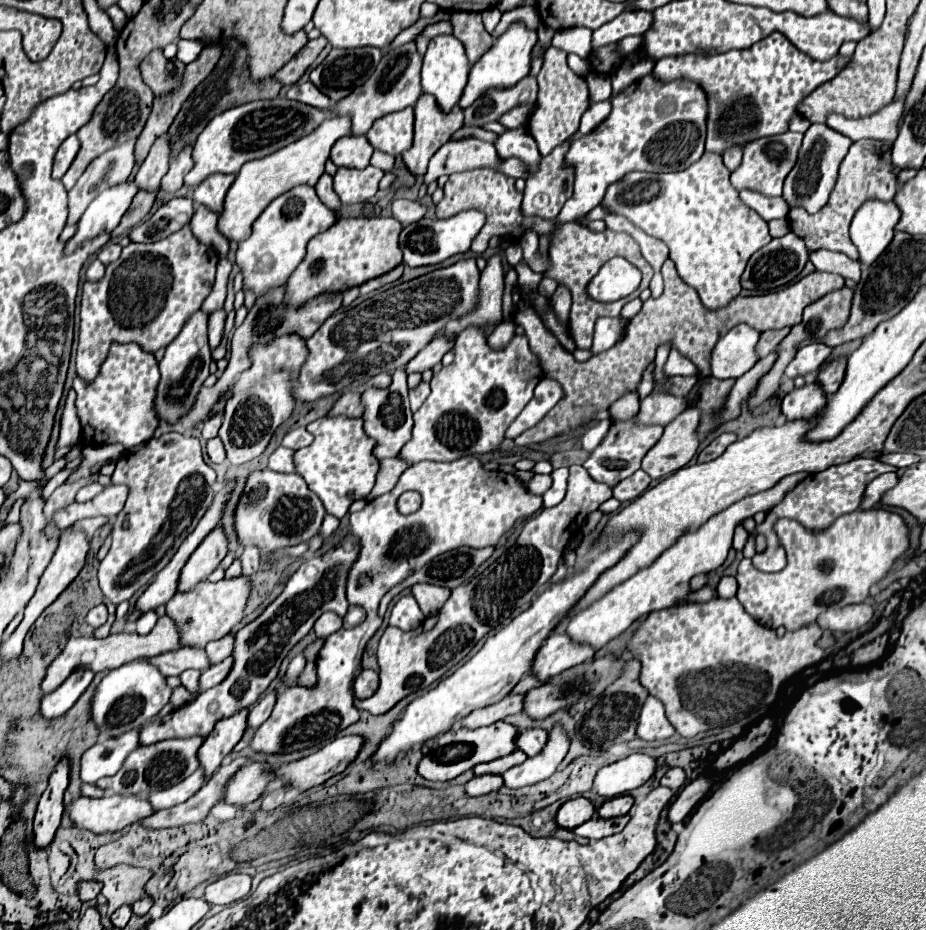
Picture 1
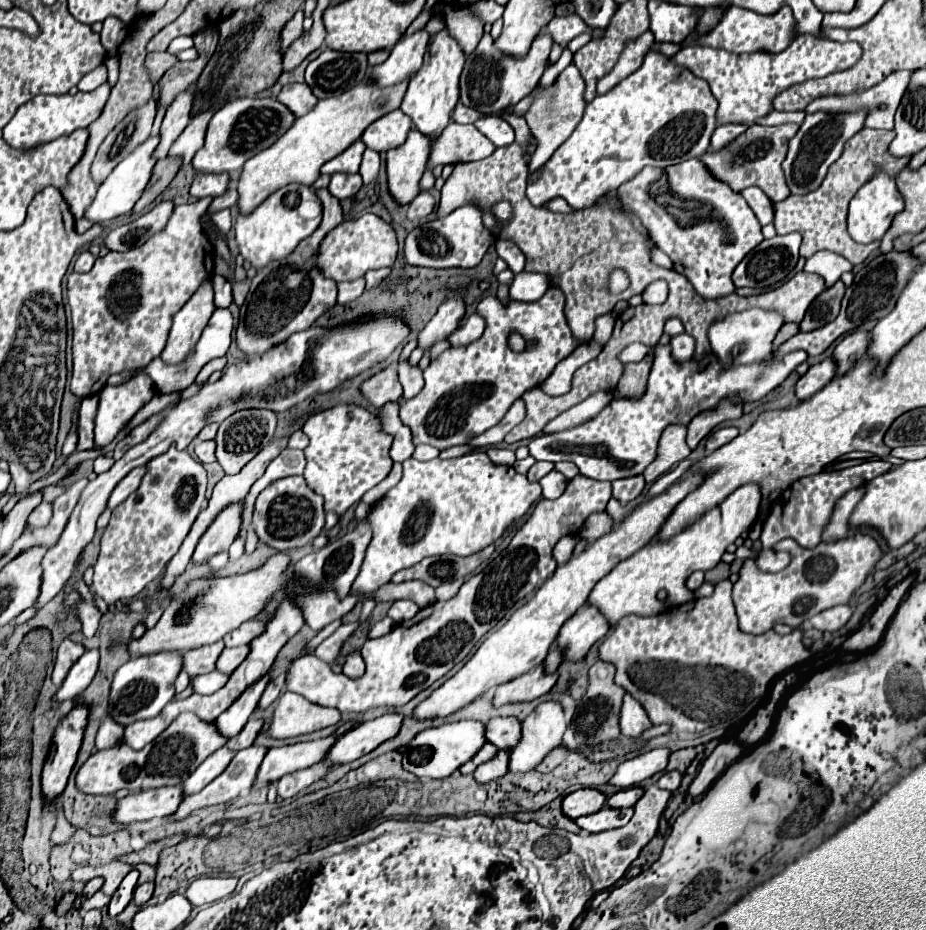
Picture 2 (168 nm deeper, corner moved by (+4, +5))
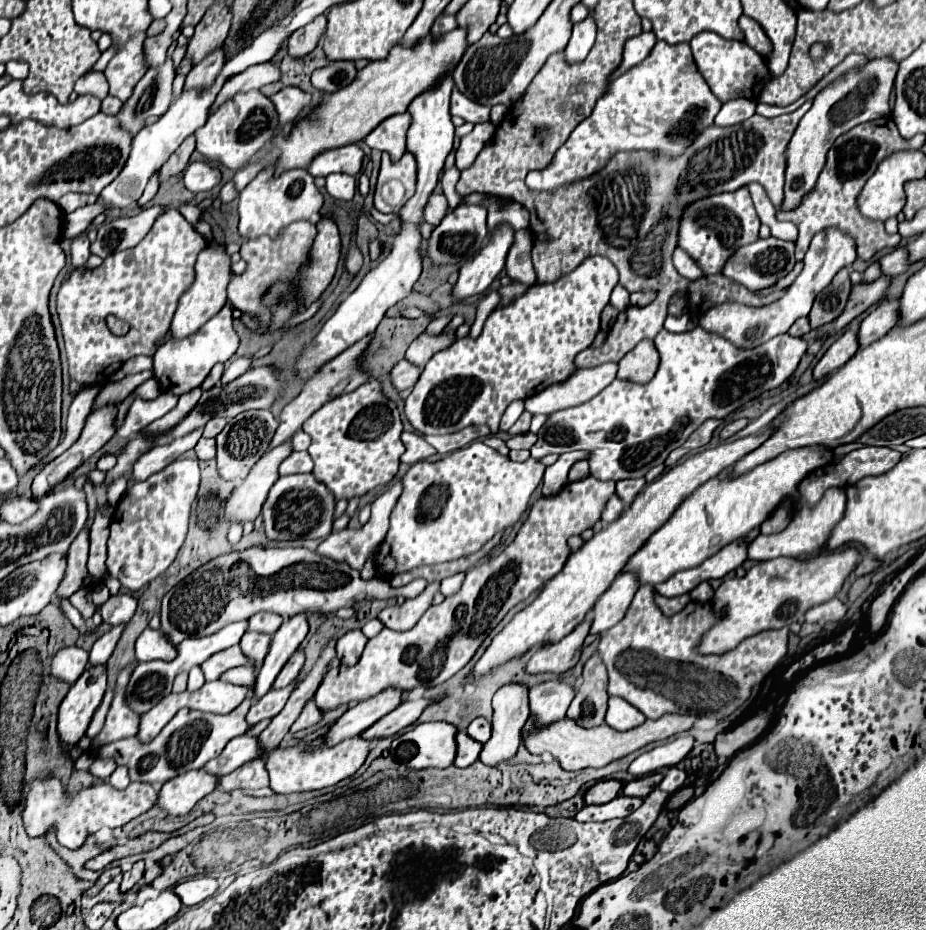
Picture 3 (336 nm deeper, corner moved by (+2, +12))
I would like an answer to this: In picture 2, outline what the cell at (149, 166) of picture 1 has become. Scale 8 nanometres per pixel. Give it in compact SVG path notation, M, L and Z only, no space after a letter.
M192 83L186 91L182 91L172 105L168 107L162 127L160 127L160 145L156 149L156 157L164 159L168 155L168 149L176 141L176 137L186 129L190 123L190 111L192 111L192 99L196 93L196 83Z

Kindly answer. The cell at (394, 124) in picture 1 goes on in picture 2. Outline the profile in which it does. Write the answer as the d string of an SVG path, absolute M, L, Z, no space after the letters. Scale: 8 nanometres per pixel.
M400 109L380 117L374 121L362 135L362 141L368 149L374 149L378 153L386 153L388 149L400 147L410 131L412 123L408 115L404 115Z

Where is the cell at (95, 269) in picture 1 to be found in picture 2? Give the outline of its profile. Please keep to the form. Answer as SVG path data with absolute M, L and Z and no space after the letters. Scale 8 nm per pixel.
M82 251L74 263L74 271L76 273L88 273L92 269L92 265L94 265L94 257L90 255L90 251Z

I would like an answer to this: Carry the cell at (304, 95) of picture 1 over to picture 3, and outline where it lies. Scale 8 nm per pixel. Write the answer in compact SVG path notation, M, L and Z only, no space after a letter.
M286 86L278 94L274 94L272 100L278 108L280 124L286 124L286 122L292 122L306 108L306 104L312 102L312 94L296 88L296 86Z

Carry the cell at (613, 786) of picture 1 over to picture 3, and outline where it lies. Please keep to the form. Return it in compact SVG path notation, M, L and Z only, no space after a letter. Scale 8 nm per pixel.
M680 736L680 738L674 738L666 744L660 744L644 754L640 754L630 766L628 766L628 772L632 776L646 776L646 774L652 774L652 772L658 772L660 768L670 768L670 766L676 766L692 748L694 744L694 738L692 736Z

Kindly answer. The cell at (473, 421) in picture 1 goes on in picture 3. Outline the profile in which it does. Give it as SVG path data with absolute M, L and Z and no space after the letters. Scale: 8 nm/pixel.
M588 256L576 270L572 270L572 272L566 274L566 276L562 276L560 280L556 280L556 282L552 282L552 284L534 284L524 296L516 298L516 300L514 300L512 304L508 304L506 308L494 310L494 312L488 316L488 320L486 320L486 324L484 324L484 330L482 330L482 334L480 334L476 340L472 340L472 338L460 338L460 340L456 340L452 346L448 346L446 350L436 352L436 354L428 360L428 364L426 364L424 370L422 370L422 376L418 378L414 390L410 392L410 396L406 398L406 404L404 404L404 412L406 412L406 418L408 418L408 422L412 424L412 428L414 428L418 434L424 436L424 434L452 434L452 432L458 432L458 430L462 430L462 428L466 428L466 426L472 426L472 424L486 424L486 426L490 426L490 430L496 434L496 432L498 432L498 422L500 422L506 406L508 406L512 400L516 400L516 398L520 398L520 400L530 398L530 396L534 396L536 392L540 392L542 388L550 386L552 382L562 382L562 380L574 370L574 356L576 356L578 352L586 350L586 348L592 344L596 332L600 330L600 314L602 314L604 306L608 304L610 292L612 292L612 288L616 286L616 282L618 282L618 272L616 272L616 266L614 266L608 258L604 258L604 256Z

